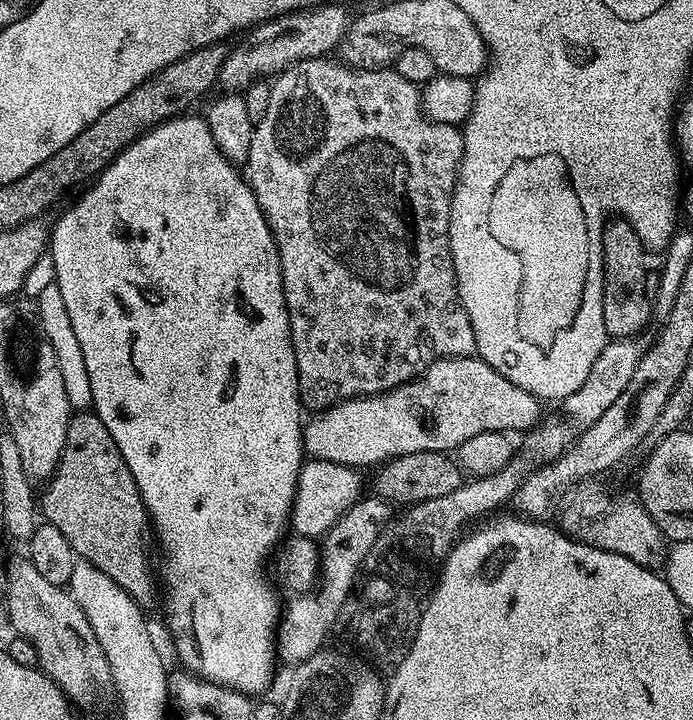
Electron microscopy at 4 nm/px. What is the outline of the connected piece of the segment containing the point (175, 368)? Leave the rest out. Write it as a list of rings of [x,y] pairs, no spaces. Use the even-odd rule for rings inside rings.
[[[181,114],[181,115],[179,115],[179,116],[175,116],[175,117],[173,117],[173,119],[172,119],[172,120],[167,120],[167,121],[165,121],[165,123],[164,123],[164,124],[159,124],[159,125],[157,125],[157,127],[156,127],[156,128],[150,128],[150,129],[148,129],[148,131],[146,131],[146,132],[143,132],[143,134],[142,134],[142,135],[140,135],[140,136],[139,136],[139,137],[137,137],[137,139],[136,139],[136,140],[135,140],[135,141],[133,141],[133,143],[132,143],[132,144],[130,144],[130,145],[128,145],[128,146],[126,146],[126,147],[125,147],[125,148],[123,148],[123,149],[122,149],[122,150],[121,150],[121,151],[120,151],[120,152],[119,152],[119,154],[118,154],[118,155],[117,155],[117,156],[115,156],[115,158],[113,158],[113,159],[112,159],[112,161],[111,161],[111,162],[110,162],[110,163],[108,163],[108,164],[107,164],[107,166],[106,166],[106,167],[105,167],[105,168],[104,168],[104,169],[103,169],[103,170],[101,170],[101,172],[100,172],[100,175],[99,175],[99,176],[97,176],[97,177],[95,177],[95,180],[94,180],[94,182],[92,182],[92,183],[89,183],[89,184],[88,184],[88,185],[87,185],[87,187],[85,187],[85,188],[84,188],[84,189],[83,189],[83,191],[84,191],[84,190],[85,190],[85,192],[84,192],[84,193],[82,193],[82,194],[81,194],[81,196],[80,196],[80,197],[78,197],[78,198],[77,198],[77,200],[76,200],[76,201],[74,201],[74,202],[73,202],[73,204],[72,204],[72,205],[70,205],[70,206],[69,206],[69,208],[68,208],[68,209],[66,209],[66,210],[65,210],[65,212],[64,212],[64,213],[62,213],[62,214],[61,214],[61,216],[60,216],[60,217],[58,217],[58,218],[57,218],[57,220],[56,220],[56,224],[55,224],[55,220],[54,220],[54,223],[53,223],[53,224],[52,224],[52,225],[51,225],[51,228],[50,228],[50,260],[51,260],[51,256],[52,256],[52,268],[53,268],[53,270],[54,270],[54,271],[56,271],[56,276],[54,276],[54,282],[55,282],[55,284],[56,284],[56,285],[57,285],[57,286],[58,286],[58,290],[62,290],[62,298],[63,298],[63,300],[64,300],[64,302],[65,302],[65,305],[66,305],[66,311],[67,311],[67,312],[69,312],[69,313],[70,313],[70,322],[71,322],[71,323],[72,323],[72,324],[73,324],[73,325],[74,325],[74,335],[75,335],[75,336],[77,336],[77,337],[78,337],[78,346],[82,346],[82,362],[86,362],[86,374],[90,374],[90,394],[91,394],[91,395],[92,395],[92,408],[93,408],[93,409],[94,409],[94,411],[95,411],[95,414],[96,414],[96,417],[98,417],[98,418],[99,418],[99,420],[100,420],[100,421],[101,421],[101,422],[102,422],[102,426],[106,426],[106,430],[110,430],[110,438],[114,438],[114,446],[118,446],[118,450],[119,450],[119,451],[120,451],[120,453],[121,453],[121,454],[122,454],[122,458],[123,458],[123,459],[124,459],[124,461],[125,461],[125,462],[126,462],[126,466],[130,466],[130,474],[132,474],[132,475],[133,475],[133,476],[134,476],[134,482],[135,482],[135,483],[136,483],[136,485],[137,485],[137,486],[138,486],[138,494],[142,494],[142,502],[143,502],[143,503],[144,503],[144,505],[145,505],[145,506],[146,506],[146,510],[147,510],[147,511],[148,511],[148,519],[149,519],[149,521],[150,521],[150,524],[151,524],[151,527],[152,527],[152,528],[153,528],[153,529],[154,529],[154,536],[155,536],[155,539],[156,539],[156,540],[157,540],[157,541],[158,541],[158,544],[159,544],[159,540],[160,540],[160,552],[161,552],[161,554],[162,554],[162,555],[164,555],[164,561],[162,561],[162,562],[161,562],[161,564],[160,564],[160,561],[159,561],[159,564],[158,564],[158,572],[159,572],[159,575],[160,575],[160,576],[161,576],[161,577],[162,577],[162,584],[163,584],[163,587],[164,587],[164,584],[165,584],[165,586],[166,586],[166,587],[168,587],[168,632],[169,632],[169,634],[170,634],[170,635],[172,635],[172,636],[173,636],[173,640],[172,640],[172,644],[173,644],[173,646],[174,646],[174,647],[176,647],[176,656],[177,656],[177,658],[178,658],[178,659],[180,659],[180,660],[181,660],[181,662],[182,662],[182,663],[184,663],[184,664],[185,664],[185,665],[184,665],[184,664],[181,664],[181,665],[183,665],[183,667],[184,667],[184,668],[185,668],[185,669],[187,669],[187,671],[188,671],[188,672],[189,672],[189,673],[191,673],[191,675],[193,675],[193,676],[199,676],[199,677],[200,677],[200,679],[201,679],[201,680],[209,680],[209,681],[210,681],[210,683],[211,683],[211,684],[220,684],[220,685],[221,685],[221,686],[222,686],[222,687],[223,687],[223,688],[233,688],[233,689],[234,689],[234,690],[235,690],[235,691],[236,691],[236,692],[243,692],[243,693],[245,693],[245,694],[253,694],[253,693],[252,693],[252,692],[264,692],[264,691],[266,691],[266,690],[267,690],[267,688],[268,688],[268,683],[270,683],[270,682],[271,682],[271,680],[272,680],[272,667],[274,667],[274,666],[275,666],[275,664],[278,664],[278,649],[277,649],[277,646],[276,646],[276,633],[277,633],[277,631],[278,631],[278,625],[279,625],[279,623],[280,623],[280,618],[281,618],[281,615],[282,615],[282,600],[281,600],[281,604],[280,604],[280,600],[279,600],[279,598],[278,598],[278,597],[276,597],[276,592],[275,592],[275,590],[274,590],[274,589],[272,589],[272,588],[271,588],[271,586],[270,586],[270,585],[268,585],[268,584],[267,584],[267,582],[266,582],[266,581],[264,581],[264,576],[263,576],[263,574],[262,574],[262,572],[263,572],[263,570],[264,570],[264,563],[266,563],[266,562],[267,562],[267,560],[268,560],[268,563],[269,563],[269,560],[270,560],[270,557],[271,557],[271,556],[272,556],[272,555],[273,555],[273,553],[275,553],[275,552],[276,552],[276,551],[277,551],[277,548],[278,548],[278,545],[279,545],[279,544],[280,544],[280,543],[281,543],[281,540],[282,540],[282,537],[283,537],[283,536],[284,536],[284,535],[285,535],[285,532],[286,532],[286,529],[287,529],[287,528],[288,528],[288,527],[289,527],[289,524],[290,524],[290,517],[291,517],[291,514],[292,514],[292,503],[293,503],[293,502],[294,502],[294,494],[295,494],[295,493],[296,493],[296,483],[297,483],[297,482],[298,482],[298,474],[299,474],[299,473],[300,473],[300,466],[301,466],[301,464],[303,464],[303,463],[304,463],[304,461],[305,461],[305,459],[306,459],[306,453],[305,453],[305,451],[304,451],[304,424],[303,424],[303,423],[302,423],[302,419],[301,419],[301,420],[300,420],[300,412],[301,412],[301,413],[302,413],[302,405],[301,405],[301,403],[300,403],[300,387],[299,387],[299,386],[298,386],[298,370],[297,370],[297,369],[296,369],[296,359],[295,359],[295,358],[294,358],[294,346],[293,346],[293,345],[292,345],[292,335],[291,335],[291,334],[290,334],[290,318],[289,318],[289,317],[288,317],[288,311],[287,311],[287,310],[286,310],[286,298],[285,298],[285,297],[284,297],[284,287],[283,287],[283,286],[282,286],[282,270],[281,270],[281,269],[280,269],[280,255],[279,255],[279,254],[278,254],[278,246],[277,246],[277,245],[276,245],[276,243],[275,243],[275,242],[274,242],[274,234],[273,234],[273,233],[272,233],[272,231],[271,231],[271,230],[270,230],[270,226],[269,226],[269,225],[268,225],[268,223],[267,223],[267,222],[266,222],[266,218],[265,218],[265,217],[264,217],[264,215],[263,215],[263,214],[262,214],[262,210],[261,210],[261,209],[260,209],[260,207],[259,207],[259,206],[258,206],[258,198],[254,198],[254,194],[253,194],[253,193],[252,193],[252,188],[251,188],[251,187],[250,187],[250,186],[249,186],[249,185],[248,185],[248,181],[247,181],[247,179],[245,179],[245,177],[244,177],[244,176],[243,176],[243,175],[242,175],[242,172],[241,172],[241,169],[240,169],[240,168],[239,168],[239,167],[237,167],[237,165],[234,165],[234,164],[232,164],[232,163],[230,163],[230,161],[228,161],[228,159],[226,159],[226,158],[225,158],[225,157],[224,157],[224,156],[223,156],[223,154],[221,154],[221,153],[220,153],[220,148],[219,148],[219,146],[218,146],[218,145],[216,145],[216,143],[215,143],[215,142],[214,142],[214,138],[212,138],[212,137],[211,137],[211,136],[210,136],[210,130],[209,130],[209,129],[208,129],[208,122],[207,122],[207,119],[205,119],[205,117],[204,117],[204,116],[203,116],[203,115],[200,115],[200,116],[188,116],[188,115],[192,115],[192,114]]]

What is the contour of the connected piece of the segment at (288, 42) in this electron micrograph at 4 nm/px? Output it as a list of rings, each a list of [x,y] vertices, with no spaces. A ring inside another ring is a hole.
[[[321,2],[316,8],[301,8],[299,12],[288,12],[285,16],[275,16],[273,20],[265,20],[247,33],[248,41],[245,44],[238,45],[236,49],[233,47],[229,51],[228,57],[220,67],[219,87],[224,87],[221,89],[225,93],[236,94],[249,88],[255,80],[279,76],[292,64],[313,60],[315,56],[327,57],[339,47],[349,23],[350,15],[348,16],[347,10],[340,4],[328,4],[328,2]]]

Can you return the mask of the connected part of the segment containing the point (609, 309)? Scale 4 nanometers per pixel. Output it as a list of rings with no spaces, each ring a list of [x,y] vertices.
[[[612,218],[605,223],[602,318],[609,337],[636,336],[652,320],[650,280],[648,284],[648,272],[644,269],[644,255],[646,249],[640,242],[640,235],[627,220]]]

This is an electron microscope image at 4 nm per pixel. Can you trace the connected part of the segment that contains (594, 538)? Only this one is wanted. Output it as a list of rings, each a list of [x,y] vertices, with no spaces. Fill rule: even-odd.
[[[600,478],[583,480],[578,482],[578,486],[566,490],[558,505],[560,531],[566,533],[571,540],[622,554],[622,558],[630,558],[643,568],[659,569],[666,560],[666,539],[654,518],[635,495],[627,496],[624,492],[615,492],[602,481]]]

